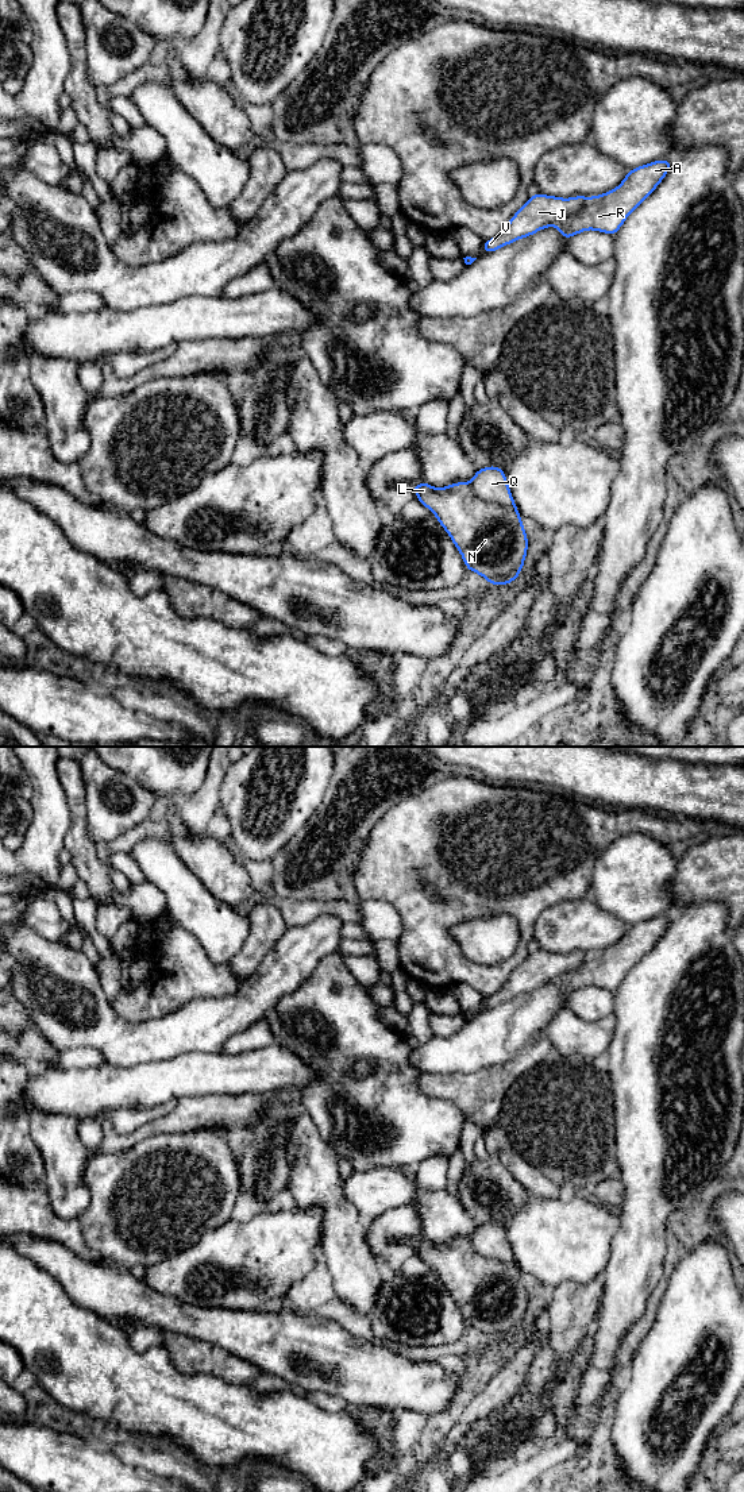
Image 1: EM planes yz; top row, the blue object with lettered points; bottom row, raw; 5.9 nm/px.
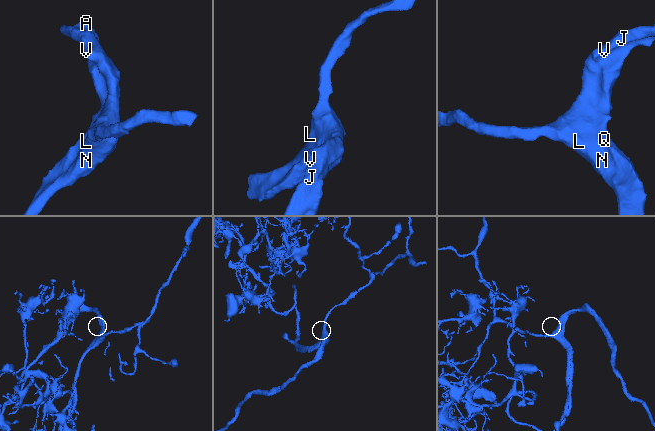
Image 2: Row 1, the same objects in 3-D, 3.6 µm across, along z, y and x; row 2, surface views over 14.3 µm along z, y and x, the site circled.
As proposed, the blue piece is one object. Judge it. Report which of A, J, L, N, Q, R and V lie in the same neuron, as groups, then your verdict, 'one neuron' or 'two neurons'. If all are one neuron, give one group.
A J L N Q R V; one neuron

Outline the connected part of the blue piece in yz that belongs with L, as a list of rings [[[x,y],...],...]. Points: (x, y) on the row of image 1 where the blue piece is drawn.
[[[486,466],[475,470],[470,482],[455,482],[439,489],[423,481],[410,489],[448,533],[462,555],[466,570],[479,574],[491,586],[510,585],[516,581],[528,552],[528,536],[501,467]]]

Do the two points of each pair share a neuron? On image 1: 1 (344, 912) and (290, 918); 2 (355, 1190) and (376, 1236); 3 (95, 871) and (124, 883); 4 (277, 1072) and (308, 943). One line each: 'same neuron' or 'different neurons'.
1: same neuron
2: different neurons
3: different neurons
4: different neurons

